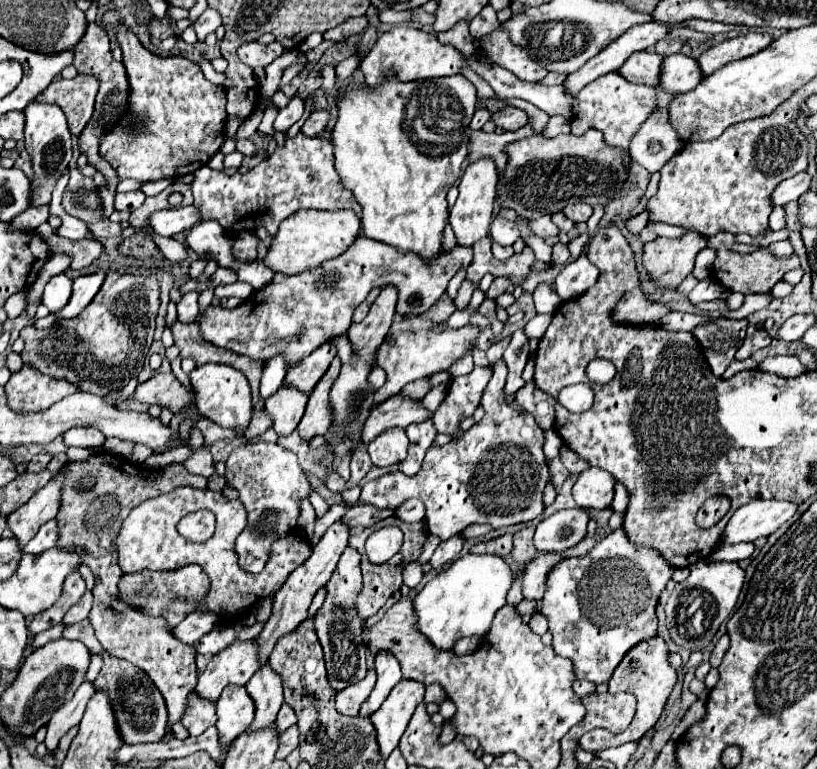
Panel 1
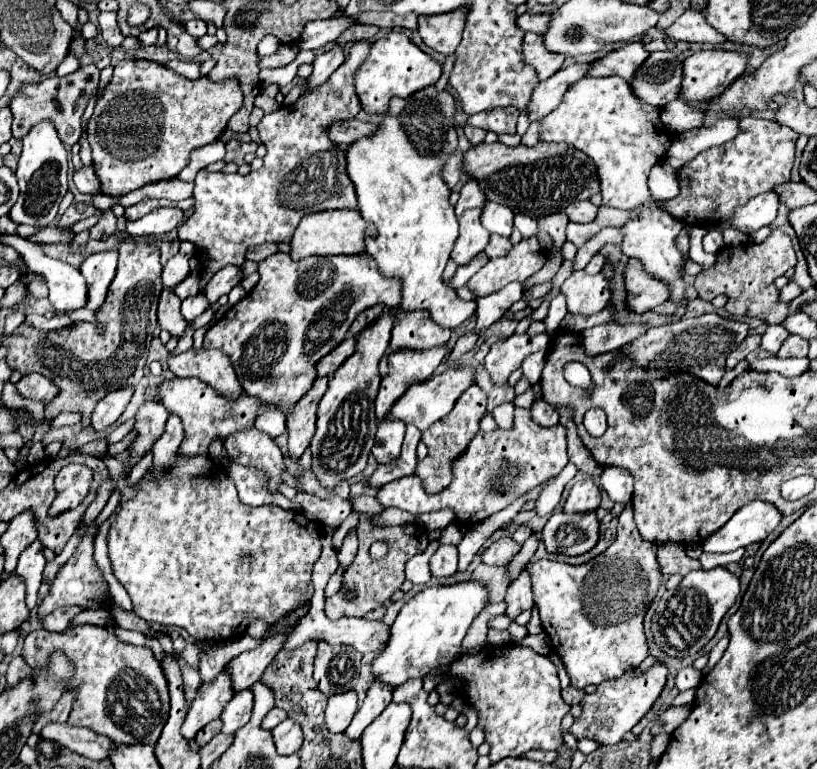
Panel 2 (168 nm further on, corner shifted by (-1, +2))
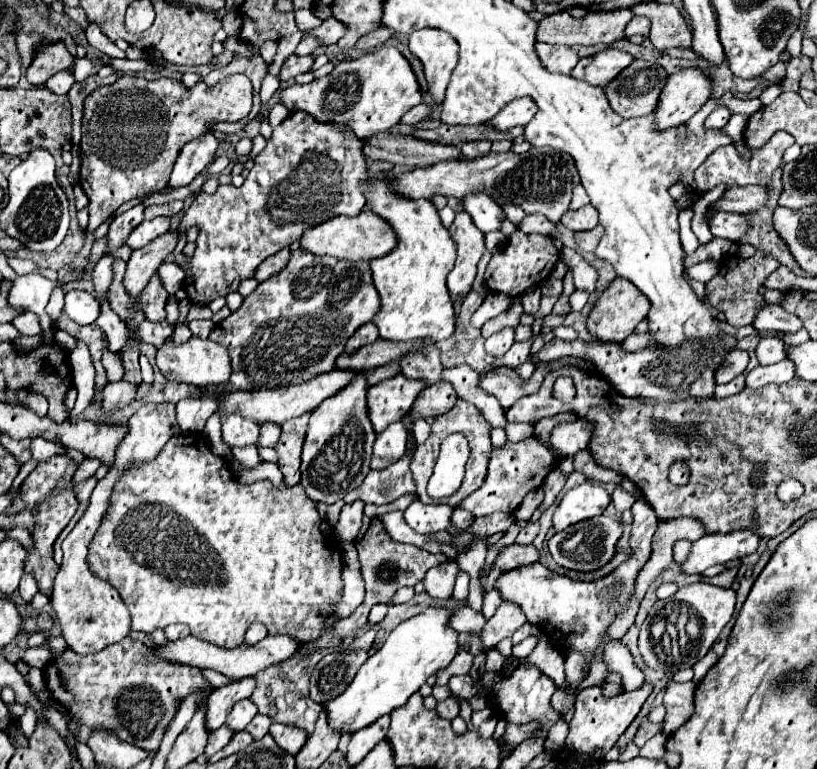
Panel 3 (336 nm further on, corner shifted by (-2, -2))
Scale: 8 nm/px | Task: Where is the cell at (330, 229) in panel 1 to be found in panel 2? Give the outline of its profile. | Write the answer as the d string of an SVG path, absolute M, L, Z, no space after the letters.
M325 210L307 214L301 218L295 236L291 240L291 260L301 260L305 256L331 256L331 254L359 254L365 252L365 236L375 236L375 226L357 210Z

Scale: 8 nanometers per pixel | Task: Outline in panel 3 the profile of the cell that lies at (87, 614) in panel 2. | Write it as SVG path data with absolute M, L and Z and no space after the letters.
M47 638L43 645L39 647L29 647L25 650L22 660L27 663L30 668L39 668L53 660L56 654L50 650L49 639Z

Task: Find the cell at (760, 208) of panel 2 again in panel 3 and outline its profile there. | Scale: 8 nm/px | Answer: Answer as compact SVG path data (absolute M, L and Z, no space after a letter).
M716 212L710 222L710 232L714 238L726 238L732 242L738 242L748 228L748 220L744 214L734 214L734 212Z

